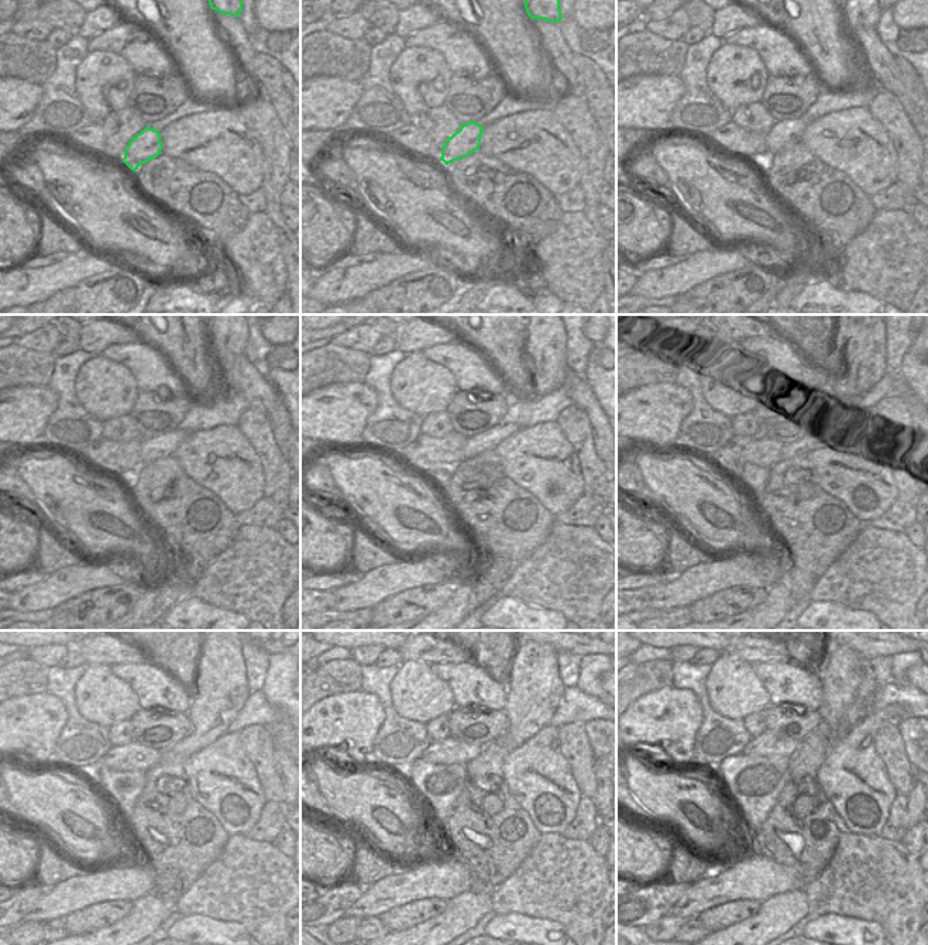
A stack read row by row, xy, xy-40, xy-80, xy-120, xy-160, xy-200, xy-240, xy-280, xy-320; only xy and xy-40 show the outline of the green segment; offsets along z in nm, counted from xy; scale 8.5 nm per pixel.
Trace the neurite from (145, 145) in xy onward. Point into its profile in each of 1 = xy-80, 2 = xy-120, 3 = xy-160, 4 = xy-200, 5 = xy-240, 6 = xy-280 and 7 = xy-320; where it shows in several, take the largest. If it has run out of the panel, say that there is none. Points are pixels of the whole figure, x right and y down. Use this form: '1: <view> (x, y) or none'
1: xy-80 (784, 133)
2: xy-120 (162, 446)
3: xy-160 (478, 444)
4: xy-200 (861, 343)
5: xy-240 (222, 691)
6: xy-280 (535, 689)
7: xy-320 (842, 672)

